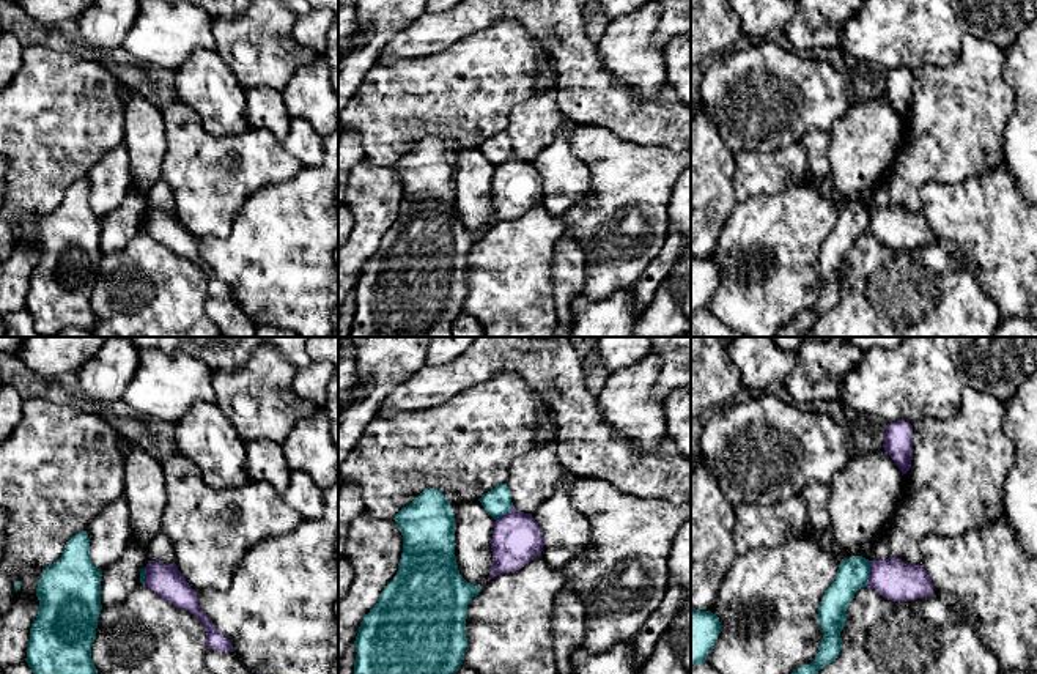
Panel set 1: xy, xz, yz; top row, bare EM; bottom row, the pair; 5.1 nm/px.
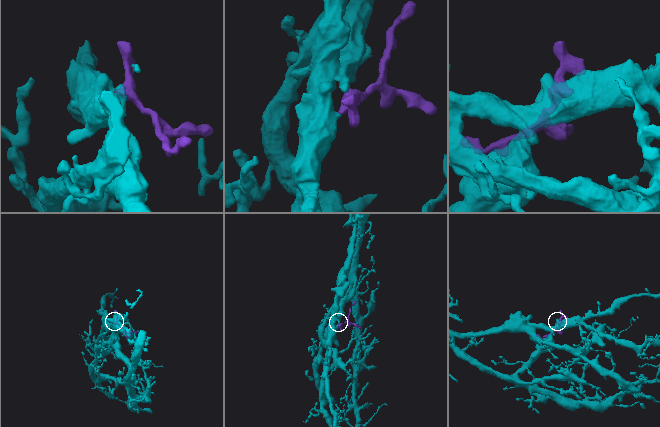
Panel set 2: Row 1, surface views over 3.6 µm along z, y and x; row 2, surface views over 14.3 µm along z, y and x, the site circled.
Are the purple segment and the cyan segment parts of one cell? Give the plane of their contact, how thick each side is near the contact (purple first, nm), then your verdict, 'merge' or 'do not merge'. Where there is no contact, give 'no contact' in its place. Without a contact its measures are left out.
yz | 200/160 nm | merge

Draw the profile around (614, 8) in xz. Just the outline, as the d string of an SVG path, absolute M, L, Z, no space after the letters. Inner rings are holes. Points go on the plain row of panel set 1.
M600 0L611 20L623 16L625 13L637 9L647 2L648 0Z

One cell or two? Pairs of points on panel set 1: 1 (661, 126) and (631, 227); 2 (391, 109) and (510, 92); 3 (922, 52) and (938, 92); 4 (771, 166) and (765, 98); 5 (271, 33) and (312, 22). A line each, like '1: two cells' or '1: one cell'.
1: two cells
2: one cell
3: two cells
4: two cells
5: two cells

